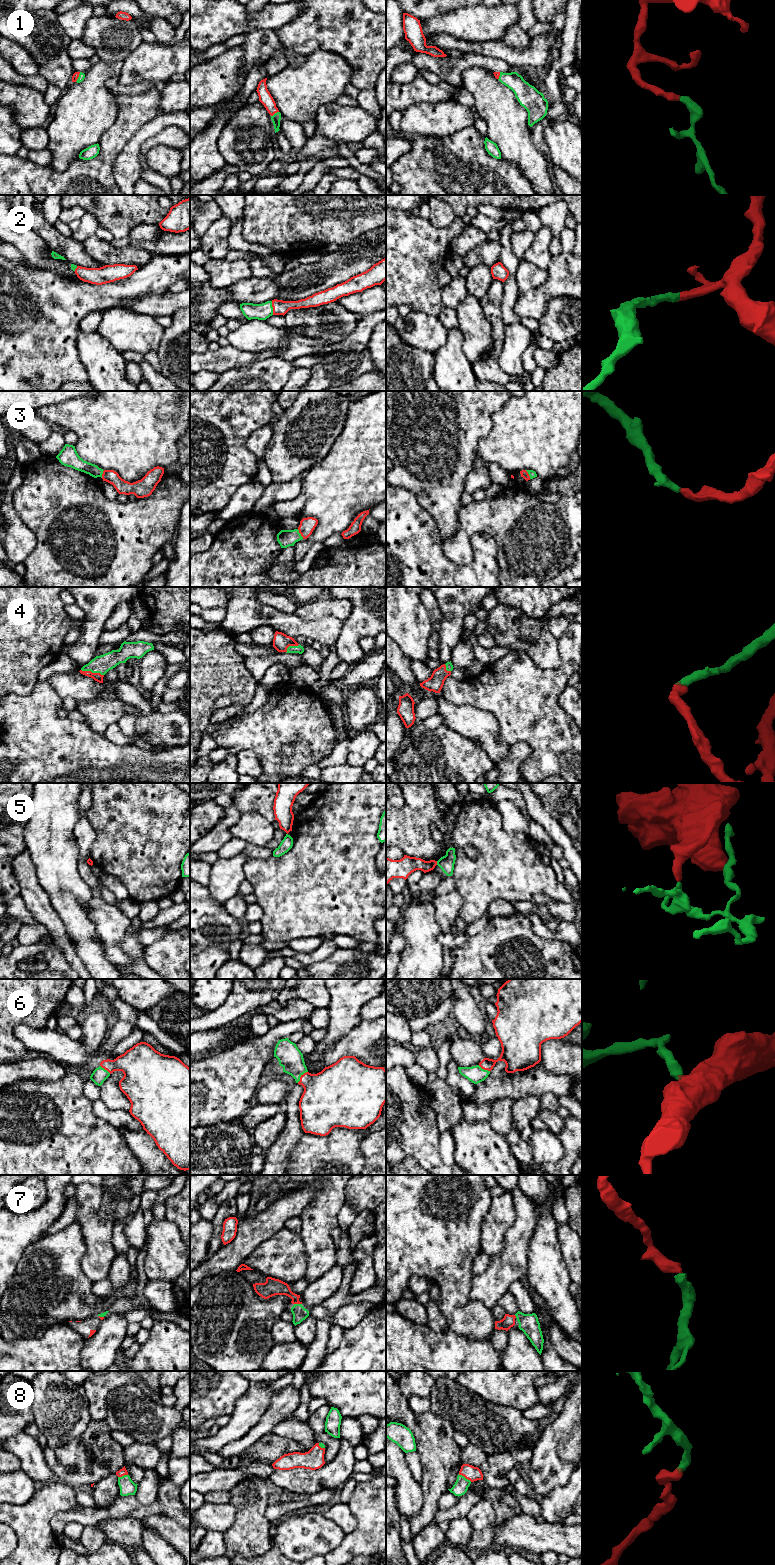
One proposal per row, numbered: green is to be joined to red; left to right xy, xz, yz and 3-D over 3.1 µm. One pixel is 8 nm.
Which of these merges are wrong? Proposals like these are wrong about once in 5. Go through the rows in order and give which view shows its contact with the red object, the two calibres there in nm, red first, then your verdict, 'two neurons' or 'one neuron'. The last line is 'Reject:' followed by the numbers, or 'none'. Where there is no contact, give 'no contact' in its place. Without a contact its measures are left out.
1: xz | 100/70 nm | one neuron
2: xz | 120/130 nm | one neuron
3: xz | 120/140 nm | one neuron
4: xy | 70/150 nm | one neuron
5: yz | 140/120 nm | two neurons
6: xz | 380/190 nm | one neuron
7: xz | 140/110 nm | one neuron
8: yz | 120/120 nm | one neuron
Reject: 5

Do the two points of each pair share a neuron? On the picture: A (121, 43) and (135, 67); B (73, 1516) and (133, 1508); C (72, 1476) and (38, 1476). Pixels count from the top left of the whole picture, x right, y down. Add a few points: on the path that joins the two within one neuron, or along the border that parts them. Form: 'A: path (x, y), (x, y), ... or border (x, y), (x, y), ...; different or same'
A: border (142, 40), (122, 63); different
B: path (88, 1515), (101, 1515), (118, 1510); same
C: border (44, 1455), (45, 1461), (56, 1479); different

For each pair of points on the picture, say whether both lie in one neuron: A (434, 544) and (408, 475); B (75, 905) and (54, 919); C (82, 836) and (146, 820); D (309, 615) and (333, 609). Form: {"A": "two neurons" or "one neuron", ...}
{"A": "two neurons", "B": "two neurons", "C": "two neurons", "D": "one neuron"}

